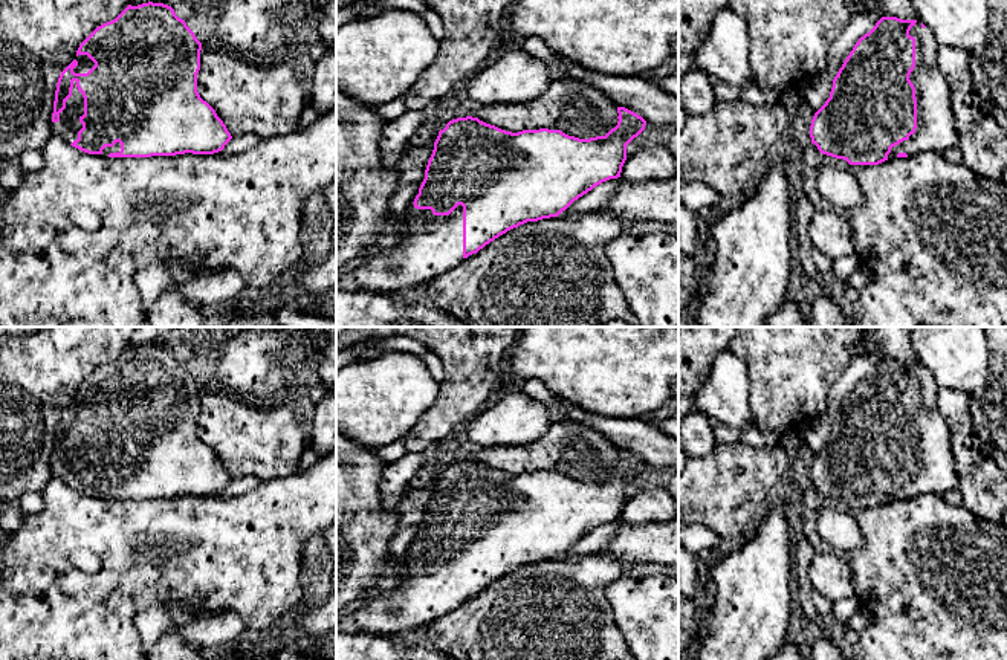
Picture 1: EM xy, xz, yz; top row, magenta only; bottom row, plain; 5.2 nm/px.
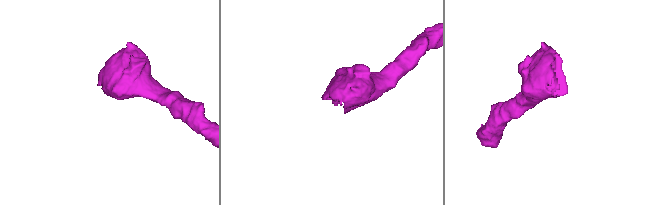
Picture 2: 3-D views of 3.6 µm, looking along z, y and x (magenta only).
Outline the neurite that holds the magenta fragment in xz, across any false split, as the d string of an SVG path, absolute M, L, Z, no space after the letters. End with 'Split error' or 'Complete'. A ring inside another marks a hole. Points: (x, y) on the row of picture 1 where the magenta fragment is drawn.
M617 107L617 113L619 121L614 128L605 136L590 139L579 139L561 130L549 128L512 133L472 116L449 121L439 131L425 170L425 179L410 205L408 232L400 237L387 237L367 257L339 272L336 289L399 295L451 270L455 264L520 225L558 217L594 186L620 177L627 160L627 145L645 130L646 121L625 107Z. Split error

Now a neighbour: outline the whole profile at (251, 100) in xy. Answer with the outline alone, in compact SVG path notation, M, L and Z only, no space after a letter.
M223 47L200 50L197 92L215 110L232 138L258 134L266 141L298 131L300 116L309 105L309 92L292 66L261 67Z

